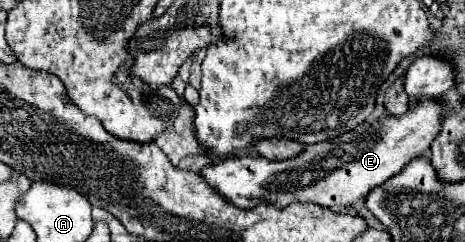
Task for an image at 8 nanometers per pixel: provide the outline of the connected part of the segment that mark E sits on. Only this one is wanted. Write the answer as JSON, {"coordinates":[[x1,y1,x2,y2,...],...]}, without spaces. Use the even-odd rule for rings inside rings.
{"coordinates":[[418,100,406,116,384,114,378,120,366,120,352,132,336,140,306,146,292,160,266,160,262,156,226,158,206,166,200,174,230,204,252,208,256,204,274,204,284,208,292,202,312,202,320,206,350,206,362,200,372,188,398,174,408,160,422,156,442,128,442,104,436,100]]}

